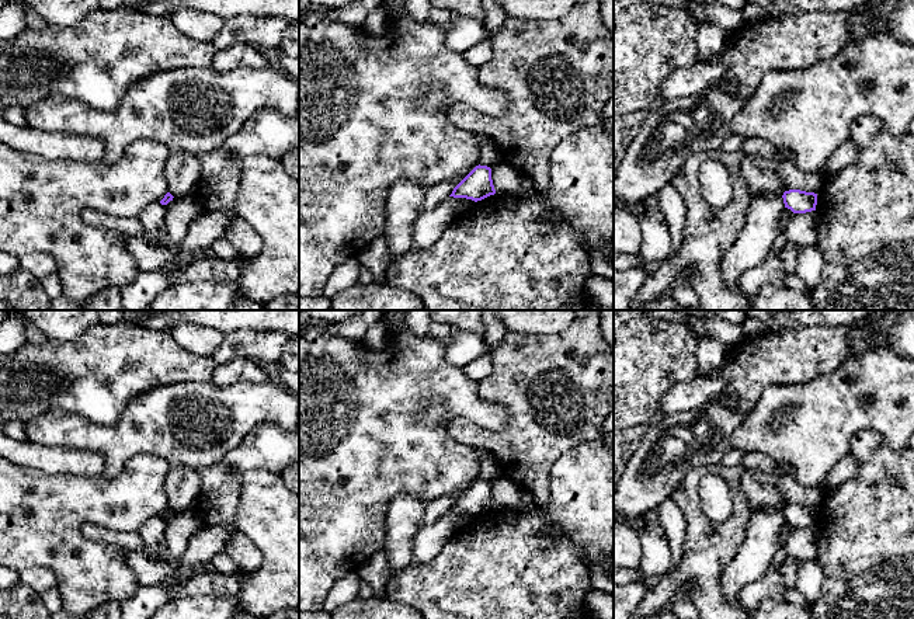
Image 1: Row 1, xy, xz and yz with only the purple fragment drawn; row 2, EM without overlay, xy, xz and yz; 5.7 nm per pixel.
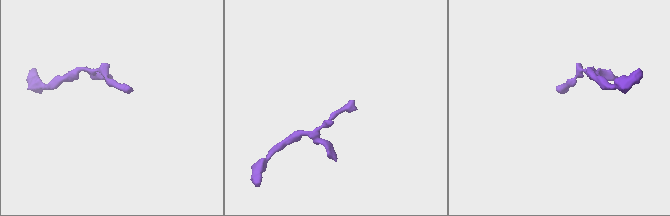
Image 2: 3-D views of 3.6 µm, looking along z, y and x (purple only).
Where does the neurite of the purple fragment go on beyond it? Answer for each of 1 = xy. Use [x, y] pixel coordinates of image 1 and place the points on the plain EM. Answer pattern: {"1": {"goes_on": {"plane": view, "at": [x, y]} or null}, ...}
{"1": {"goes_on": null}}

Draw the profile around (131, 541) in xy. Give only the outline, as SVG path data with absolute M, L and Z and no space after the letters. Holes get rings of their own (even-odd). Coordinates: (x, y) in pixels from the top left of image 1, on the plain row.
M86 522L81 526L81 533L88 540L121 546L126 550L139 552L145 554L145 546L138 532L117 531L91 522Z

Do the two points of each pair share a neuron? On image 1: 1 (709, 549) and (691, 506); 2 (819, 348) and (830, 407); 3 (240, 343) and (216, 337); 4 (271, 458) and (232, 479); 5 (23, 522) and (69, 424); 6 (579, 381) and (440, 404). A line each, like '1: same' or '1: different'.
1: same
2: different
3: different
4: same
5: different
6: different

